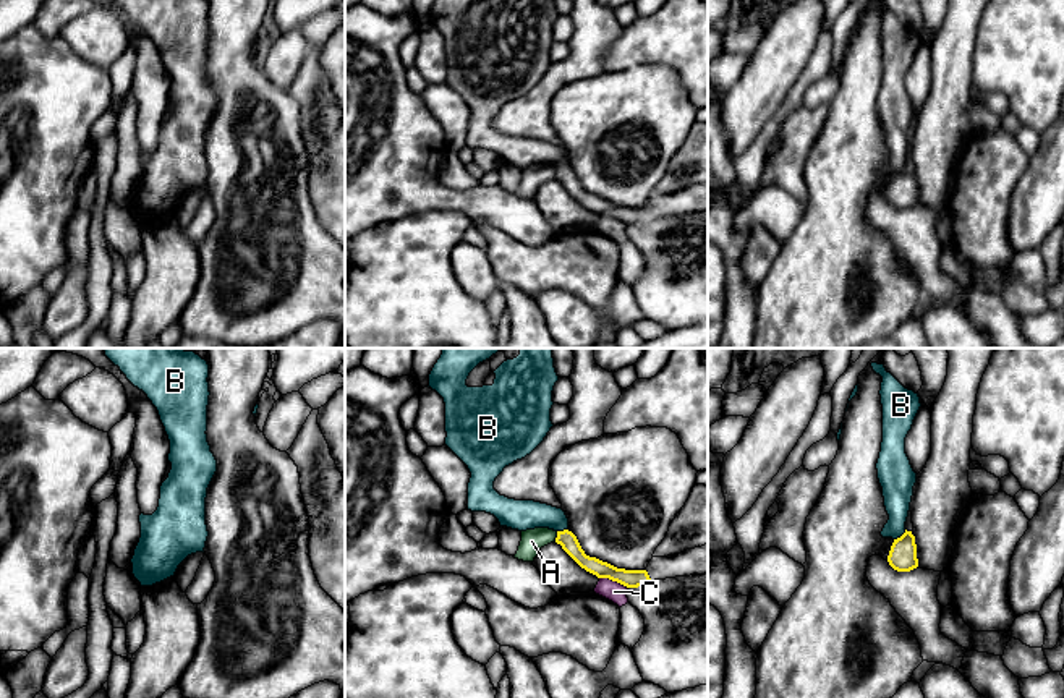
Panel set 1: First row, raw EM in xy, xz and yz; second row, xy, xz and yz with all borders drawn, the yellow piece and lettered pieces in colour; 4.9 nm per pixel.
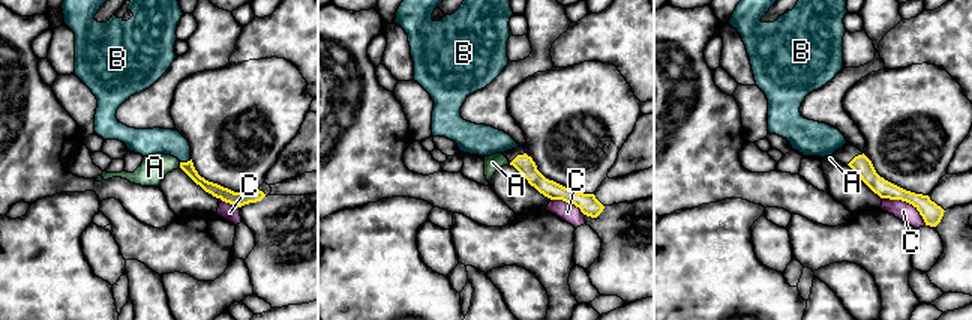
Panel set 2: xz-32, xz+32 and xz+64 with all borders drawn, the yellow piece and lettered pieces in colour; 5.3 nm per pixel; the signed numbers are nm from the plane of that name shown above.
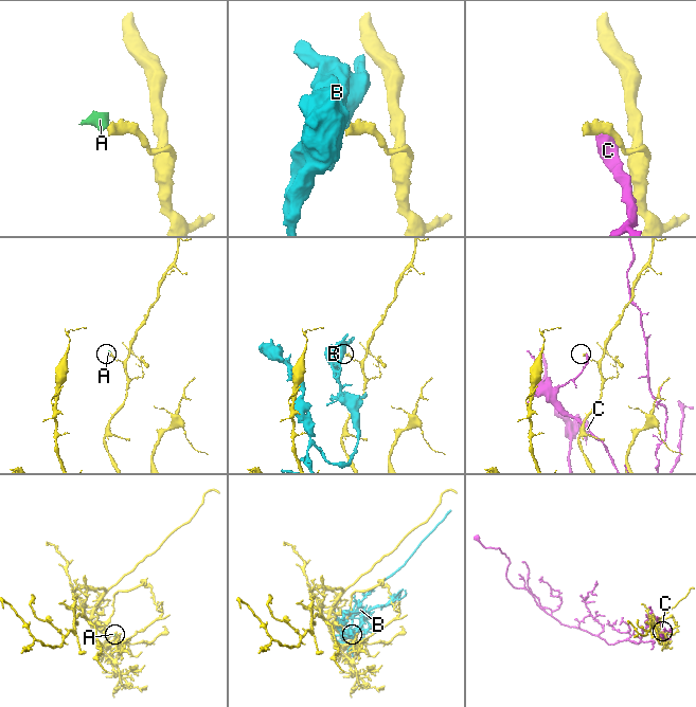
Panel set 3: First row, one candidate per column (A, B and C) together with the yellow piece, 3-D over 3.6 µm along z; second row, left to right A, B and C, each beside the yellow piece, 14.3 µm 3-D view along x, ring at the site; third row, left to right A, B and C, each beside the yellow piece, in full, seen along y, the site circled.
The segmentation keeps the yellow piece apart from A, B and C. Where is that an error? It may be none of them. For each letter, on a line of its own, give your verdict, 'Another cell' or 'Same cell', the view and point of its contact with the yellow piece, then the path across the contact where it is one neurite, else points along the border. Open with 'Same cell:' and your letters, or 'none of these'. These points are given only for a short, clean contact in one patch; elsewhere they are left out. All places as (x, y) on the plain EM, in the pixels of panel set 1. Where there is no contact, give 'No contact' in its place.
Same cell: none of these
A: Another cell. Touches yellow at xz (557, 174). Boundary: xz (557, 169), (554, 178)
B: Another cell. Touches yellow at yz (901, 174). Boundary: yz (906, 167), (894, 177)
C: Another cell. Touches yellow at xz (614, 217)

